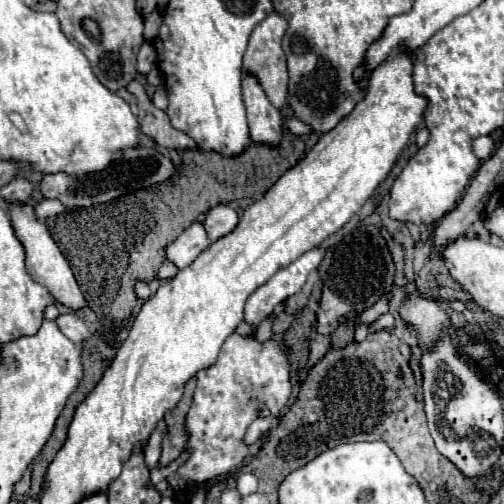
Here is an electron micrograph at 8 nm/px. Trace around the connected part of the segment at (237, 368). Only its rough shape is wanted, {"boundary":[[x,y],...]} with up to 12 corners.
{"boundary":[[231,333],[197,377],[185,491],[239,467],[261,409],[291,395],[283,341]]}

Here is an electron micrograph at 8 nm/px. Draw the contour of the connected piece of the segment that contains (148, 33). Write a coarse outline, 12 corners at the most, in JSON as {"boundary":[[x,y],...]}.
{"boundary":[[155,9],[145,17],[145,39],[155,39],[161,13]]}

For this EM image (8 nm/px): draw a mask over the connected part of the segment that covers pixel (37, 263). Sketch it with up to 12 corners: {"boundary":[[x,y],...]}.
{"boundary":[[11,205],[27,273],[65,307],[85,297],[31,205]]}

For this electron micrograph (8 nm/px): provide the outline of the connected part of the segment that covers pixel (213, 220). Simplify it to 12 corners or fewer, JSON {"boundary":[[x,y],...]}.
{"boundary":[[229,205],[209,209],[203,221],[211,241],[229,235],[239,215]]}

